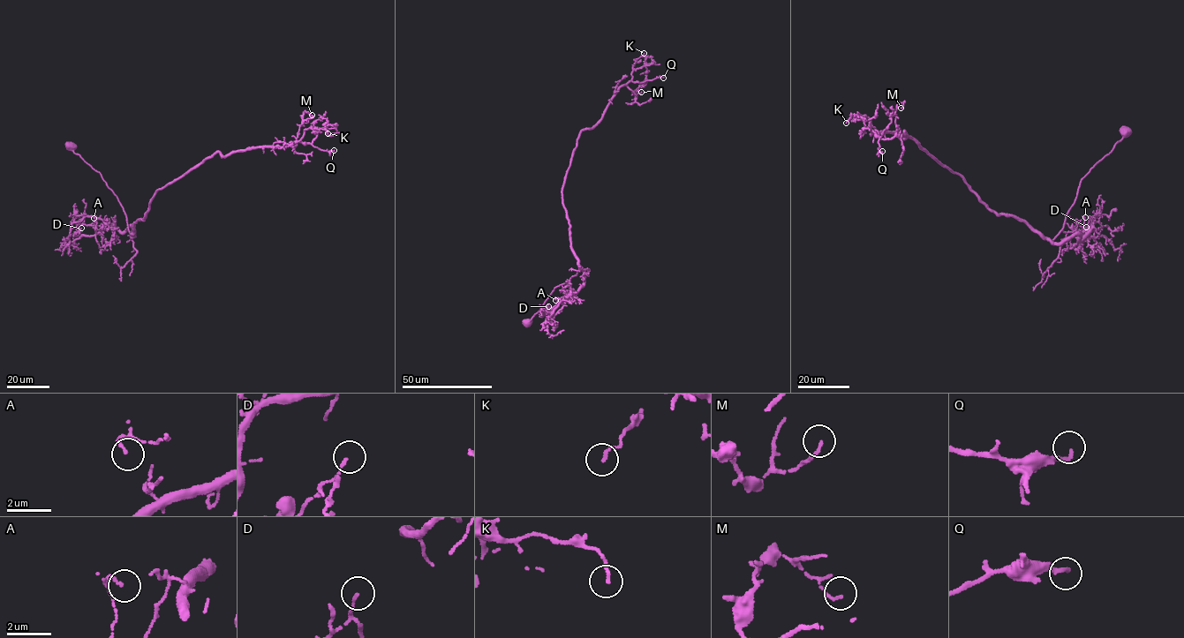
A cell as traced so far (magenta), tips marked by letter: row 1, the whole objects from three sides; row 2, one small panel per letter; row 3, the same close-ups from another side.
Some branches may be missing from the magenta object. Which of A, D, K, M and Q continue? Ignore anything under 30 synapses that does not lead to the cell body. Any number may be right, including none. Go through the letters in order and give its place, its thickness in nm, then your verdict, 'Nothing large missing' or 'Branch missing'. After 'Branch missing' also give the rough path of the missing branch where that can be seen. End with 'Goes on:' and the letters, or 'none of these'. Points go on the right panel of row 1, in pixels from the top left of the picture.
A: Place: (1085, 217). Thickness 150 nm. Nothing large missing
D: Place: (1086, 227). Thickness 120 nm. Nothing large missing
K: Place: (846, 123). Thickness 130 nm. Nothing large missing
M: Place: (901, 108). Thickness 120 nm. Nothing large missing
Q: Place: (882, 151). Thickness 160 nm. Branch missing. Course of what is missing: (882, 151), (882, 172)
Goes on: Q

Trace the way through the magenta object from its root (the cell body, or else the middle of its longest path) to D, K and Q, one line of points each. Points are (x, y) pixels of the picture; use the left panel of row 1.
D: (71, 146), (116, 197), (133, 235), (131, 226), (122, 232), (105, 225), (94, 235), (75, 236), (81, 228)
K: (71, 146), (116, 197), (131, 237), (156, 191), (217, 152), (288, 146), (310, 127), (328, 133)
Q: (71, 146), (116, 197), (131, 237), (156, 191), (217, 152), (228, 155), (299, 141), (334, 150)

